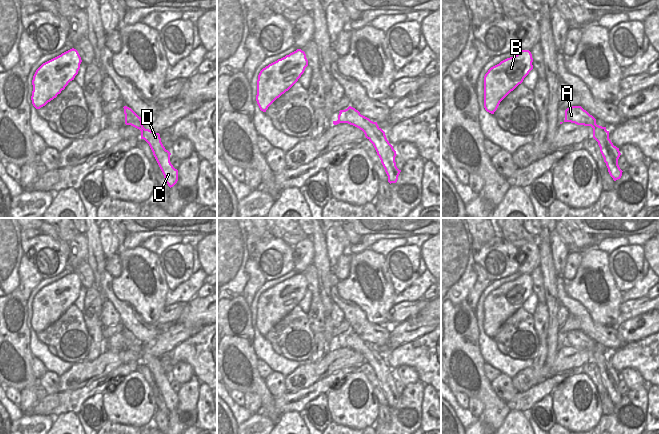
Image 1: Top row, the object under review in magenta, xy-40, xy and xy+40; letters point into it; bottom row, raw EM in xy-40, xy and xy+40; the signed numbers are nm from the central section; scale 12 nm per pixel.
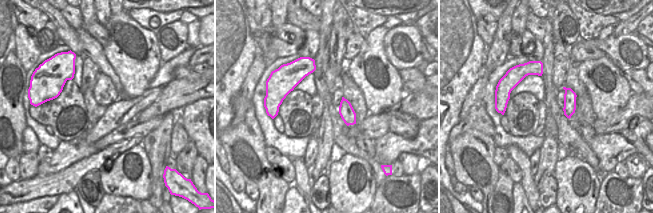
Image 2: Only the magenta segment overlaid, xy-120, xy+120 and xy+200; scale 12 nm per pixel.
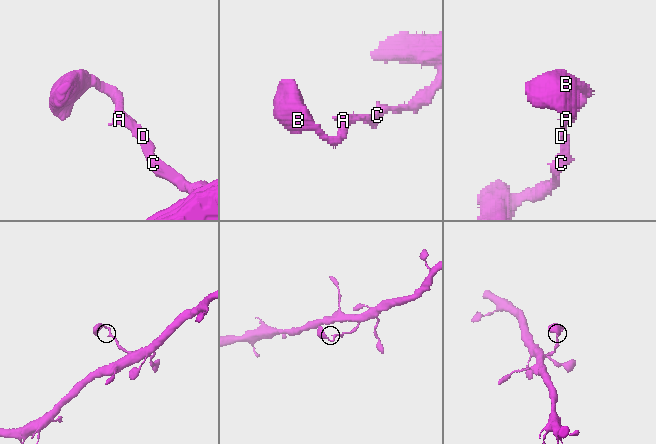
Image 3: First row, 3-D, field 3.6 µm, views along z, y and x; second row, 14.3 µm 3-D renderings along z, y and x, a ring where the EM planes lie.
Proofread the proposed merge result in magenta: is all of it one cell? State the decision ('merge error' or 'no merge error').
no merge error

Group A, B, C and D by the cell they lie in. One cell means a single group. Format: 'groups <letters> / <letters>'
groups A B C D

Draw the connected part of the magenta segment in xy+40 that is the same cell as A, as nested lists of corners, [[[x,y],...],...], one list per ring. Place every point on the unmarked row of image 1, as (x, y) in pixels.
[[[572,330],[565,334],[565,344],[577,349],[591,350],[593,352],[593,362],[598,366],[600,376],[608,392],[608,396],[614,405],[622,400],[622,394],[618,389],[618,383],[621,379],[619,372],[613,369],[609,363],[609,355],[606,351],[596,348],[596,343],[590,339],[581,330]]]

